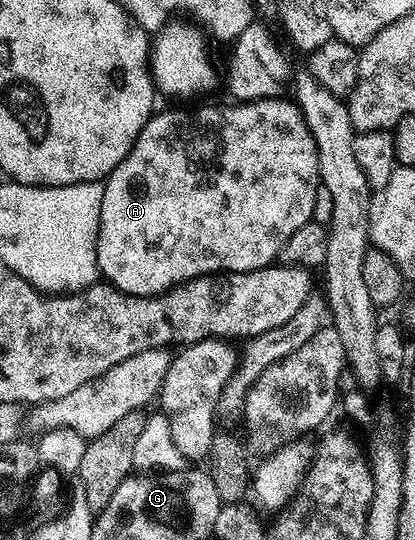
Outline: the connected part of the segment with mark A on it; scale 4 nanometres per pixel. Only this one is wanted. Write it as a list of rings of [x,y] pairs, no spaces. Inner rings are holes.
[[[283,97],[278,98],[257,98],[255,102],[237,101],[236,106],[204,106],[201,110],[168,110],[165,114],[160,112],[153,113],[148,123],[142,128],[142,132],[138,132],[138,140],[134,140],[134,144],[130,148],[130,152],[122,160],[122,164],[118,164],[118,168],[114,168],[114,172],[109,174],[104,182],[104,195],[102,196],[102,212],[100,213],[100,231],[98,232],[98,240],[96,241],[96,268],[97,271],[111,285],[117,286],[124,294],[133,294],[134,296],[146,296],[147,298],[155,298],[158,294],[164,294],[167,290],[171,290],[174,286],[180,286],[184,282],[189,282],[191,278],[201,278],[204,274],[218,274],[227,272],[246,272],[247,270],[257,270],[263,266],[273,265],[280,258],[280,250],[286,244],[286,240],[290,240],[290,236],[294,236],[294,232],[298,232],[298,228],[302,228],[302,224],[312,221],[312,213],[314,212],[314,196],[320,187],[320,169],[318,168],[318,148],[314,144],[314,136],[310,132],[310,128],[304,119],[304,113],[301,112],[295,101],[288,100],[284,102]]]

